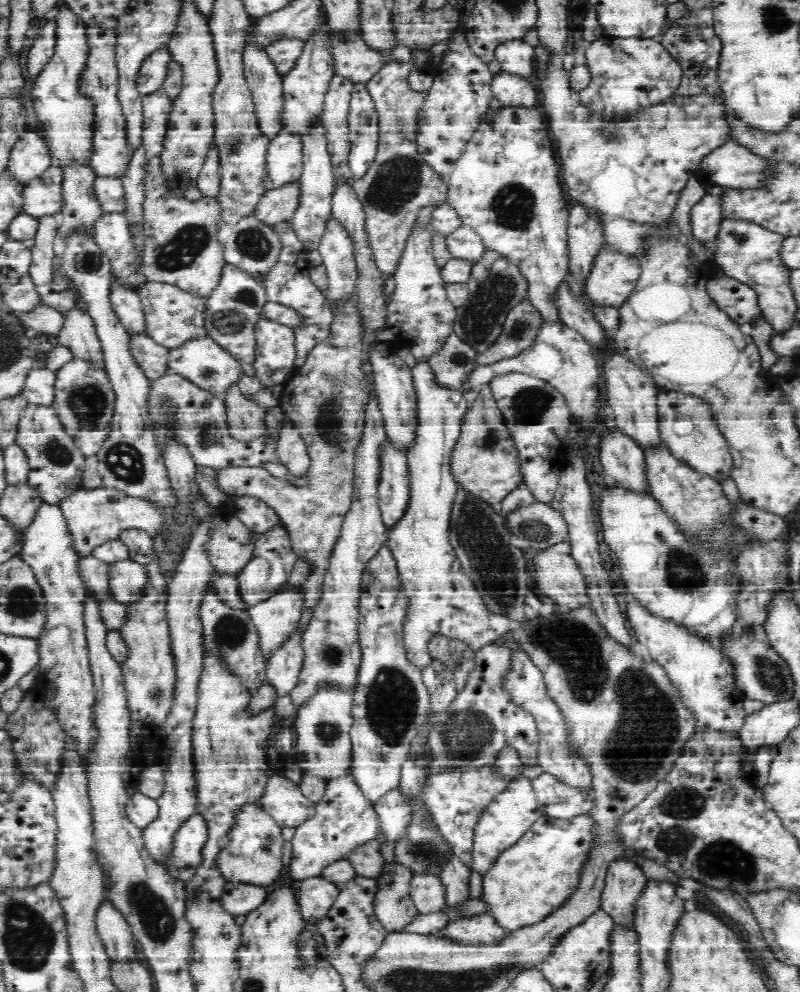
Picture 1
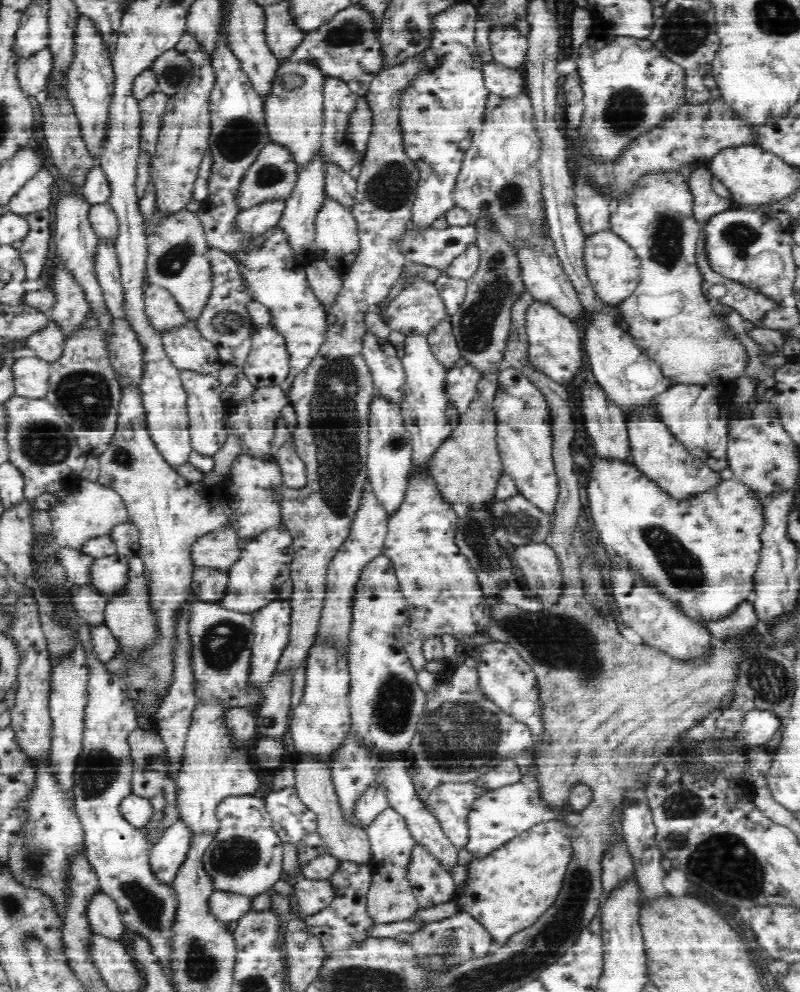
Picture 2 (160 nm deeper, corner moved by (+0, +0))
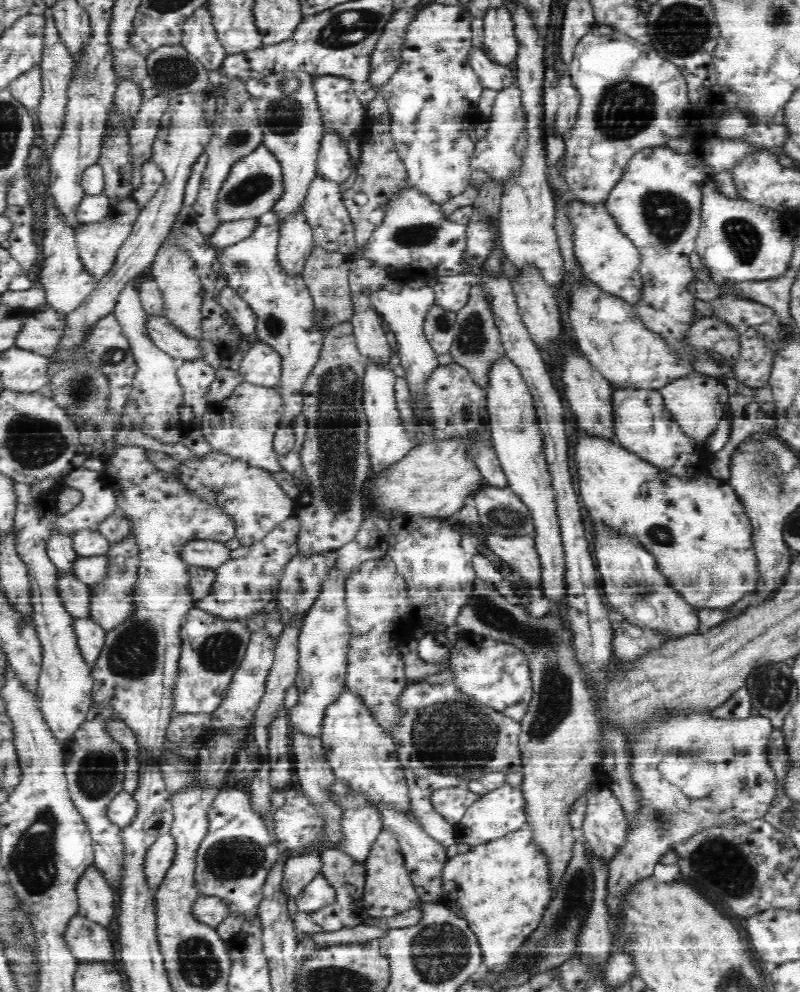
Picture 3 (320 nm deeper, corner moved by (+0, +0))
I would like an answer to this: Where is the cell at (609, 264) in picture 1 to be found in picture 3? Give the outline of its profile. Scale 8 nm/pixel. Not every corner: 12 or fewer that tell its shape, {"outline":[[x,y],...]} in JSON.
{"outline":[[606,206],[569,207],[574,253],[602,292],[638,302],[641,256]]}

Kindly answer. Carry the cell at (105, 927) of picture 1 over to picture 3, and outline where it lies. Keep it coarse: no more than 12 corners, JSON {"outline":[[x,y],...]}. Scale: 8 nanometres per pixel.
{"outline":[[95,866],[76,892],[78,913],[108,928],[116,921],[115,889]]}

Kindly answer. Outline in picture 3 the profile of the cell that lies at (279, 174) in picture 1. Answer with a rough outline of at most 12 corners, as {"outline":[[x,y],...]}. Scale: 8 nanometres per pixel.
{"outline":[[266,146],[235,164],[216,204],[222,222],[258,218],[284,194]]}

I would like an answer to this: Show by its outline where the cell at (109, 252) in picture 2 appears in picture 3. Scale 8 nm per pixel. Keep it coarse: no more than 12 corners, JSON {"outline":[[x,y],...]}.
{"outline":[[133,198],[75,233],[97,283],[113,271],[140,211]]}

